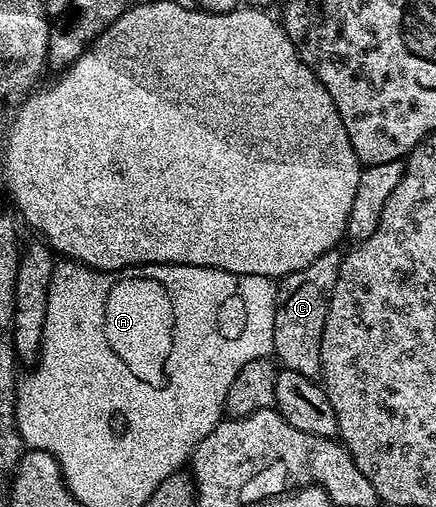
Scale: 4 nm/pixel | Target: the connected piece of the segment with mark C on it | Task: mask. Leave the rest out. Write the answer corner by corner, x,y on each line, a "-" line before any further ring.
334,250
315,258
311,266
303,266
303,270
295,270
280,277
277,284
273,352
282,369
298,372
310,378
320,377
321,335
327,322
329,299
335,290
335,282
339,282
342,259
342,253

